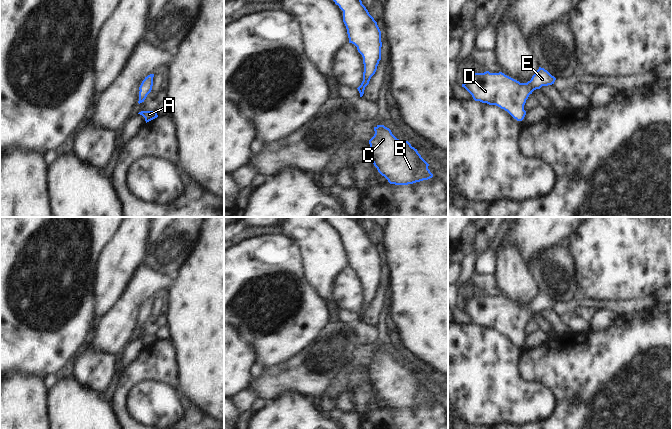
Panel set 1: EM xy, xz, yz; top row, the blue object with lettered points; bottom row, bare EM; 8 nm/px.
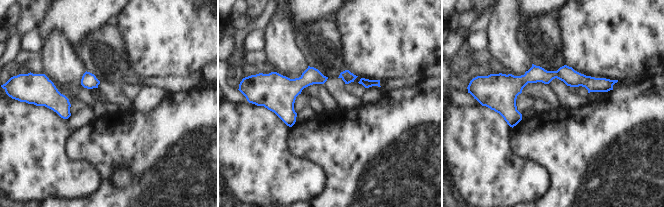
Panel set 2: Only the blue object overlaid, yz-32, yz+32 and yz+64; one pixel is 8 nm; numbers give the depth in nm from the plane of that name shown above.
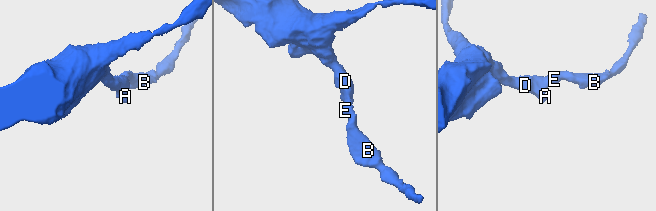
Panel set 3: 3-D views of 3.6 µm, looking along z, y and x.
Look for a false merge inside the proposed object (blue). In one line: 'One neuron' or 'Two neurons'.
One neuron.

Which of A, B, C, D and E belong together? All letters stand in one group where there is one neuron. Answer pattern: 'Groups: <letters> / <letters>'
Groups: A B C D E.

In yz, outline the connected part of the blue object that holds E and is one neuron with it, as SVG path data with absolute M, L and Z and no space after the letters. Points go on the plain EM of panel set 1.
M539 291L527 307L505 299L502 296L474 297L462 308L475 325L496 329L507 335L517 345L522 345L526 339L524 329L529 319L542 310L554 308L556 302L547 294Z

